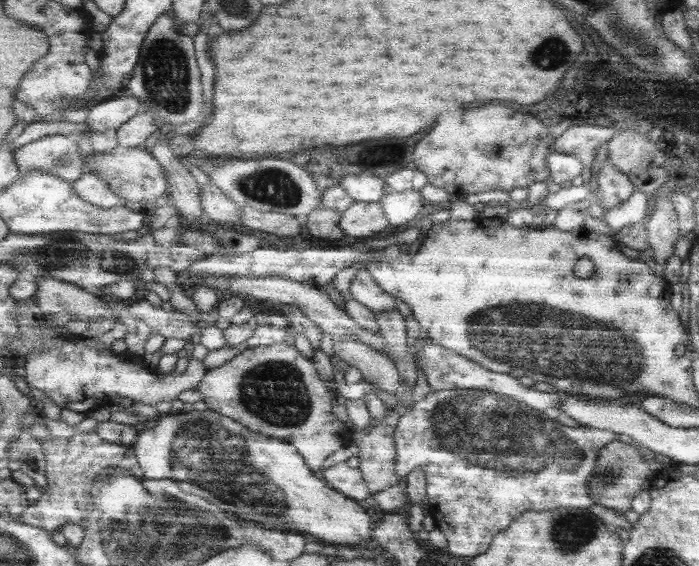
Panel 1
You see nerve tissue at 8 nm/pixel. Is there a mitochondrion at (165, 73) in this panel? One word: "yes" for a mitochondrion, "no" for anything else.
yes

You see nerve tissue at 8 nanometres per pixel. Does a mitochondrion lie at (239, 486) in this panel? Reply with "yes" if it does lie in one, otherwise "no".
yes

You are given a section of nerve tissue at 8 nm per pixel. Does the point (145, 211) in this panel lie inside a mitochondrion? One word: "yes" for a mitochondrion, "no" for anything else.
no

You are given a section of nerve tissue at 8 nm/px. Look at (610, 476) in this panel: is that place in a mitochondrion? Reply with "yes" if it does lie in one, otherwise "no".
yes

